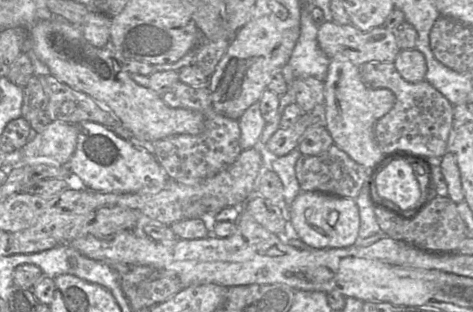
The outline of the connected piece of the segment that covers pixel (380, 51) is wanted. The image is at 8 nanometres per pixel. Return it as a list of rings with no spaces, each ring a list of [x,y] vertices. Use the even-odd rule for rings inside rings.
[[[323,22],[318,26],[317,40],[320,48],[330,59],[348,60],[357,66],[370,61],[394,62],[400,48],[392,30],[383,26],[369,31],[362,31],[352,25],[341,25],[336,22]]]

